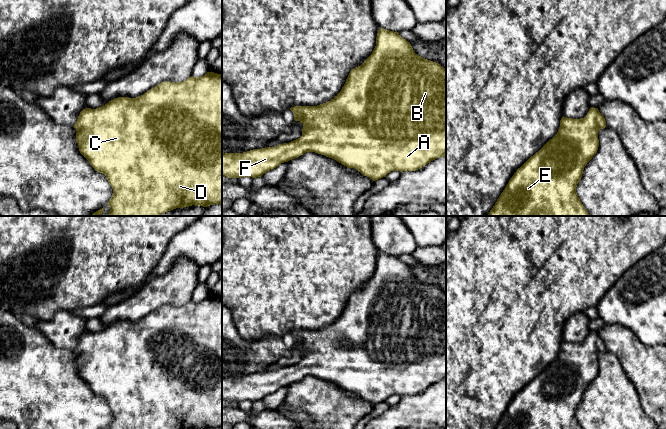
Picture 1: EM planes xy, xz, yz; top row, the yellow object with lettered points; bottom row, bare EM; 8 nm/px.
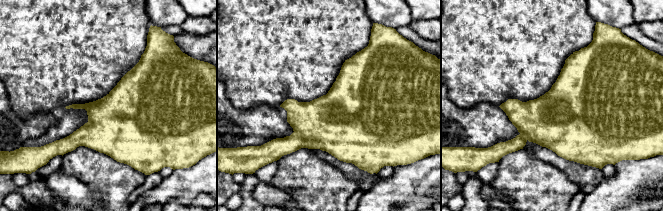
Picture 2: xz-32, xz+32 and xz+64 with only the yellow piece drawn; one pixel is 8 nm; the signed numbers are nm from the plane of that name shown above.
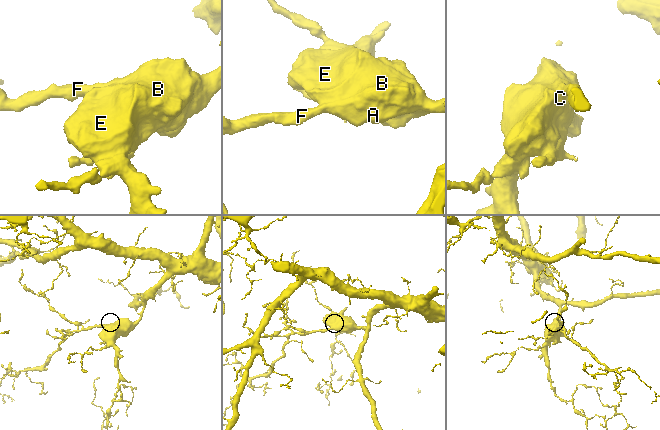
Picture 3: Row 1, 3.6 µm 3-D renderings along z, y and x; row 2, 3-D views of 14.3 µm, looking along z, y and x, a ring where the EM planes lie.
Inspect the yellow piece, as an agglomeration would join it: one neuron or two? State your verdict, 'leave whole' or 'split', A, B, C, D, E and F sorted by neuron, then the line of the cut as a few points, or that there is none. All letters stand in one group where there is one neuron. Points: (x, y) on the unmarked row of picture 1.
leave whole; groups A B C D E F; cut none

